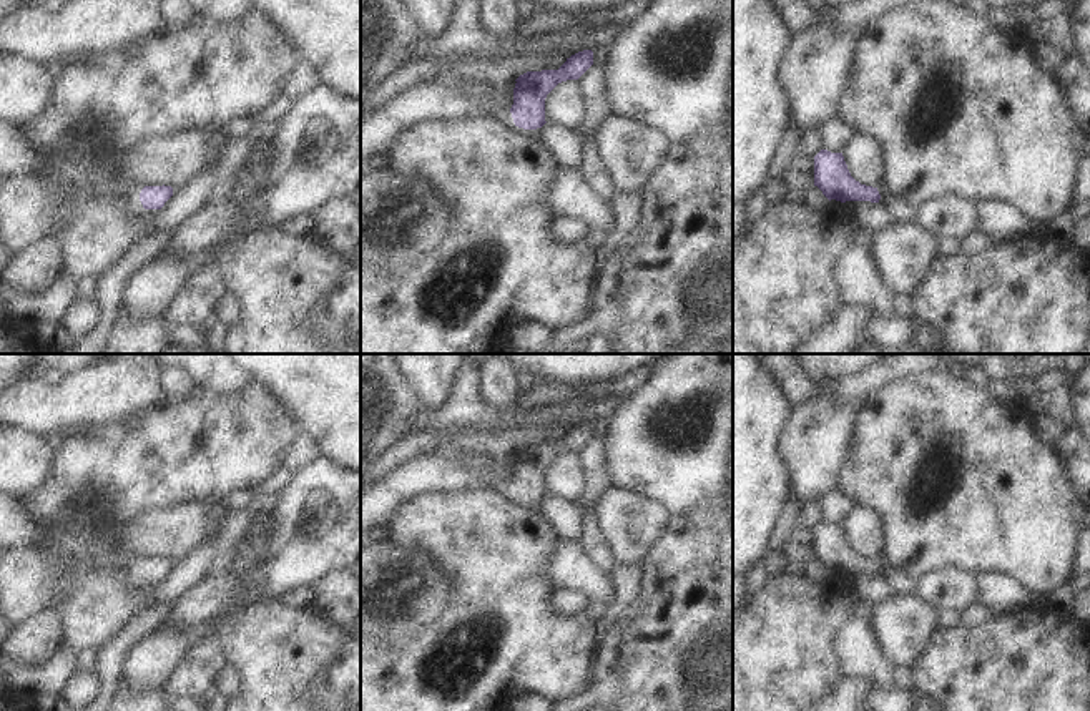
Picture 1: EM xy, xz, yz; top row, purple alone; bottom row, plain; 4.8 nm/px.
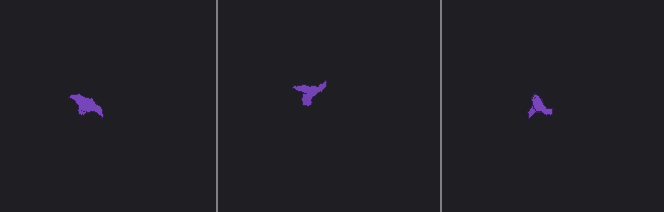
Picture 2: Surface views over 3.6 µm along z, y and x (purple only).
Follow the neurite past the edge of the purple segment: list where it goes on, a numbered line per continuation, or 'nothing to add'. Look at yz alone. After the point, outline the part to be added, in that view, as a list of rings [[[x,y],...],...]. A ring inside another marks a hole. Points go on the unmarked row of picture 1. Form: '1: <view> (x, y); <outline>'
nothing to add

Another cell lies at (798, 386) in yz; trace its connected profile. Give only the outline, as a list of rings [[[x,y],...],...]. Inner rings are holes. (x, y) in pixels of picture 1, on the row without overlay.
[[[766,354],[759,359],[764,370],[768,370],[791,407],[803,405],[819,395],[824,389],[811,379],[798,364],[798,359],[789,354]]]

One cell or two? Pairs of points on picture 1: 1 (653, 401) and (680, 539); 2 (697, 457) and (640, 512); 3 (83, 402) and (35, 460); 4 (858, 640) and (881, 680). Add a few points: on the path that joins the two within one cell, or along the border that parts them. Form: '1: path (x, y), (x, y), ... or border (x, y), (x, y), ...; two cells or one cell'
1: border (713, 505), (695, 504), (672, 517); two cells
2: border (615, 487), (623, 487), (652, 499), (670, 517); two cells
3: border (17, 426), (44, 439); two cells
4: path (858, 650), (878, 670); one cell

